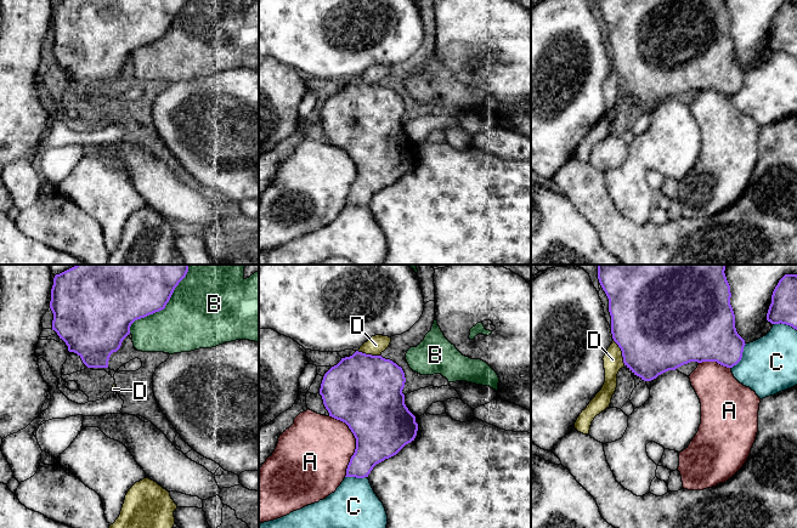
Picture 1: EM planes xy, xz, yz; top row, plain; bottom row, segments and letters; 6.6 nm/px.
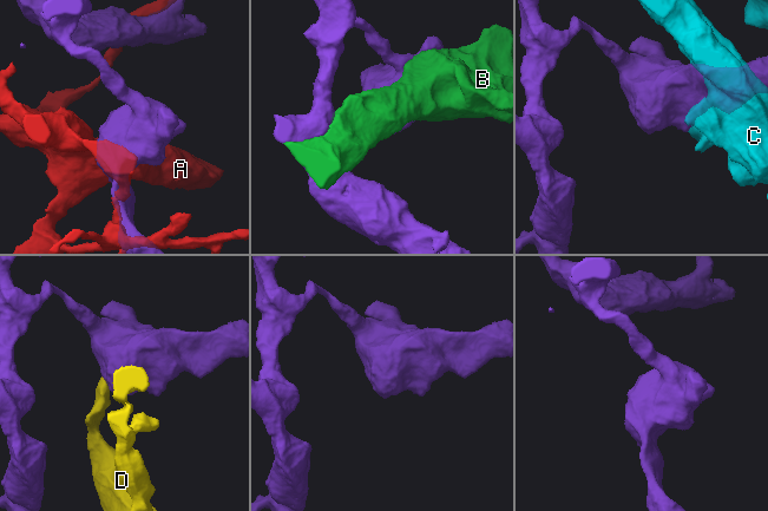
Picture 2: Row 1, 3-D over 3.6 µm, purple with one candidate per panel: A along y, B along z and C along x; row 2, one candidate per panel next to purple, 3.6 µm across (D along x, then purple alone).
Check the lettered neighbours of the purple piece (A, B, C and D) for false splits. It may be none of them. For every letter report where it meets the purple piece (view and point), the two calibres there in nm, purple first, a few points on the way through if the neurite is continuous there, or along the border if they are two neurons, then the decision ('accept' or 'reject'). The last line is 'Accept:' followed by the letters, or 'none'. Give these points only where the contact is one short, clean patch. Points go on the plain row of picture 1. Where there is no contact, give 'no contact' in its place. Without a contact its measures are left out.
A: contact xz (356, 170); calibres 400 and 420 nm; reject
B: contact xy (160, 38); calibres 340 and 420 nm; reject
C: contact yz (741, 84); calibres 360 and 360 nm; reject
D: contact yz (622, 80); calibres 500 and 130 nm; way yz (654, 60), (643, 71), (622, 80), (612, 88); accept
Accept: D

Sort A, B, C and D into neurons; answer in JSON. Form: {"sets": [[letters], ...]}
{"sets": [["A"], ["B"], ["C"], ["D"]]}

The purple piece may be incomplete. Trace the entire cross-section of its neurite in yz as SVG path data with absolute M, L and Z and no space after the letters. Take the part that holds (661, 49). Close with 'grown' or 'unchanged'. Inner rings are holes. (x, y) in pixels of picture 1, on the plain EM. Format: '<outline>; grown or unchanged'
M598 0L598 7L609 27L614 69L603 86L605 110L577 146L573 157L578 160L588 163L594 146L610 135L617 102L624 93L641 108L651 109L690 90L717 90L733 96L741 89L746 72L735 56L730 13L724 0Z; grown

